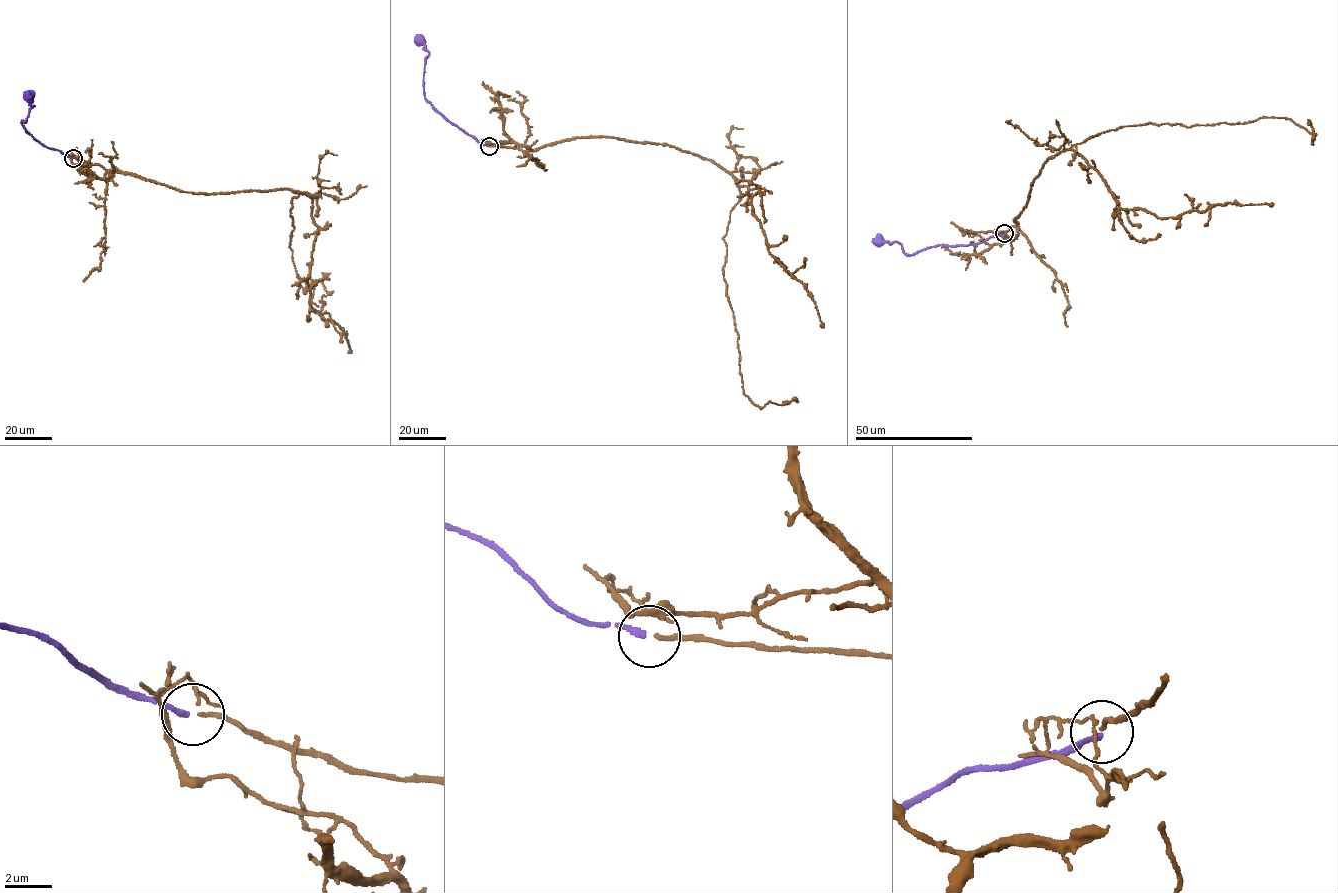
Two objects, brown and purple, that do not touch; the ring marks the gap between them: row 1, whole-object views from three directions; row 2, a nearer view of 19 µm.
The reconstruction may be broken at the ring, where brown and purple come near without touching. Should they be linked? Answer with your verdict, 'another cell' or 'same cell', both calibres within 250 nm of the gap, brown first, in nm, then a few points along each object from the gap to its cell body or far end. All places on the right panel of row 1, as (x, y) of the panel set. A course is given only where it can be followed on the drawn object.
same cell; calibres 130 and 240 nm; course brown (1004, 233), (1016, 227), (1048, 158), (1123, 126), (1270, 117), (1292, 120), (1313, 135), (1312, 144), (1315, 133); course purple (1004, 233), (977, 244), (943, 244), (912, 254), (906, 254), (896, 242), (872, 240)

